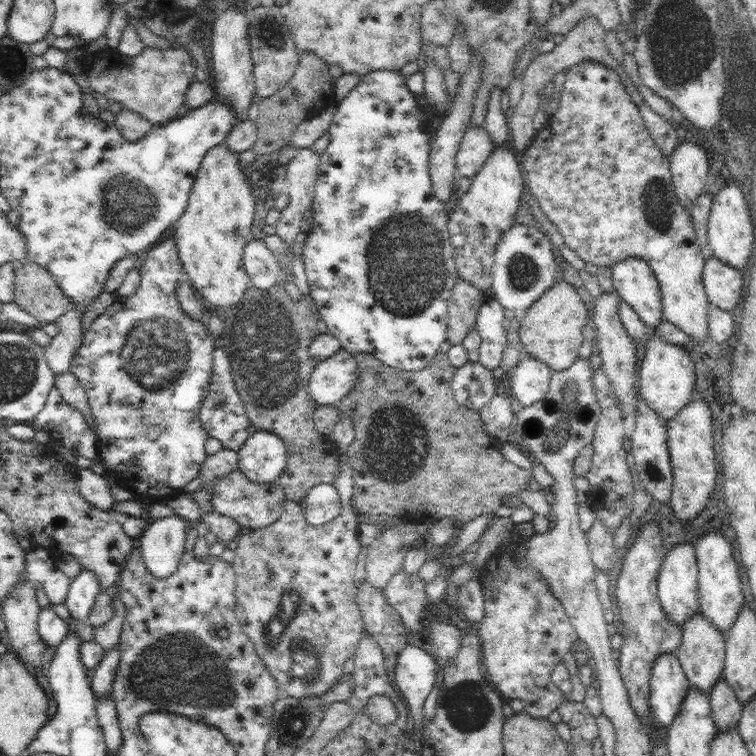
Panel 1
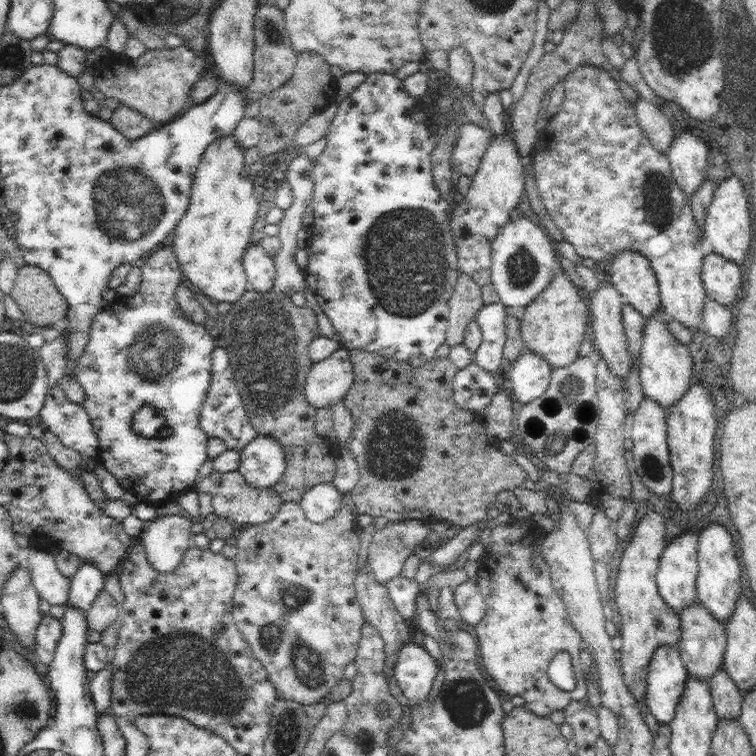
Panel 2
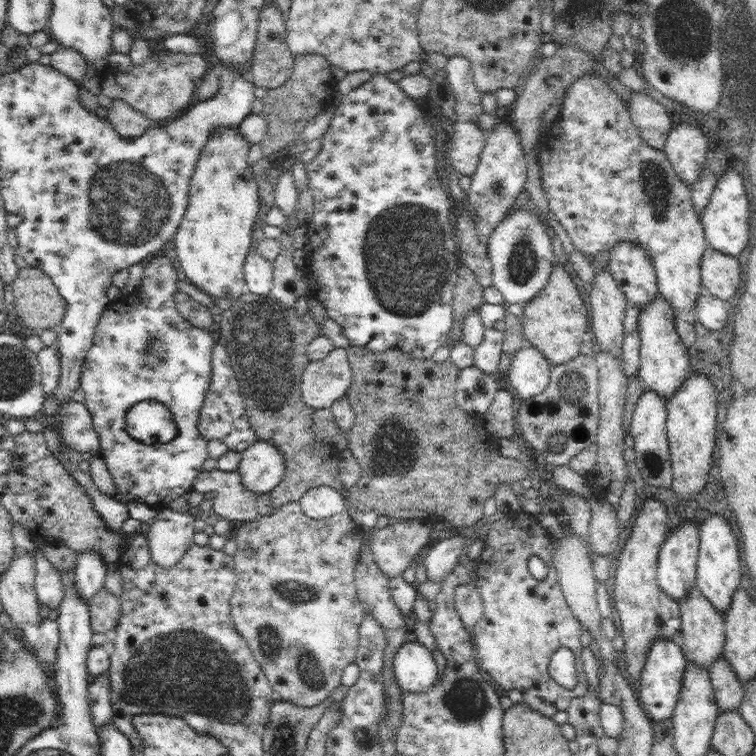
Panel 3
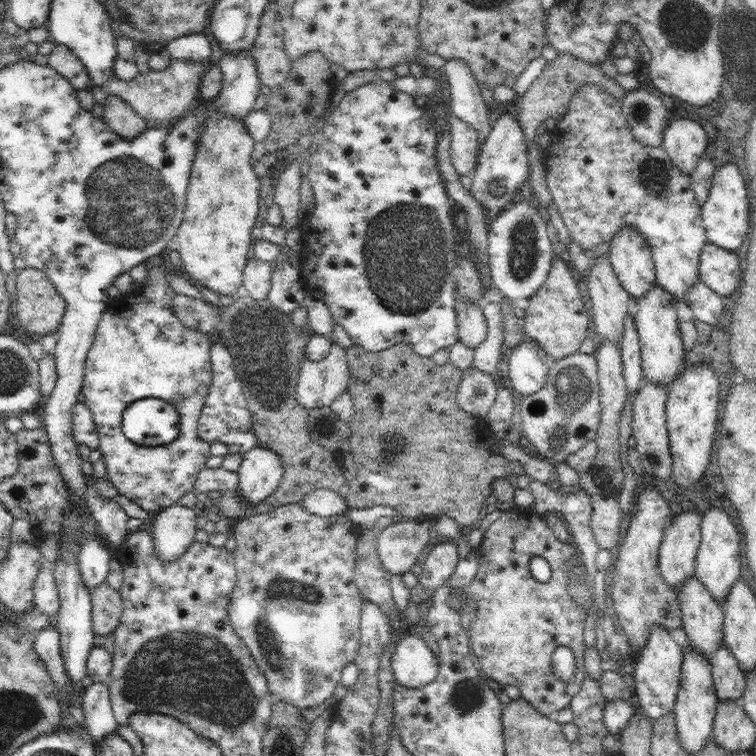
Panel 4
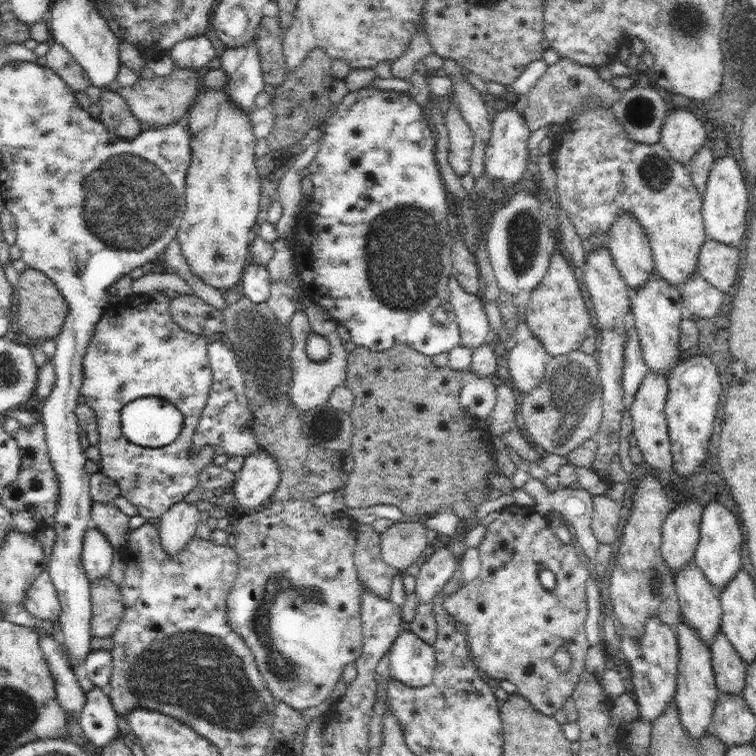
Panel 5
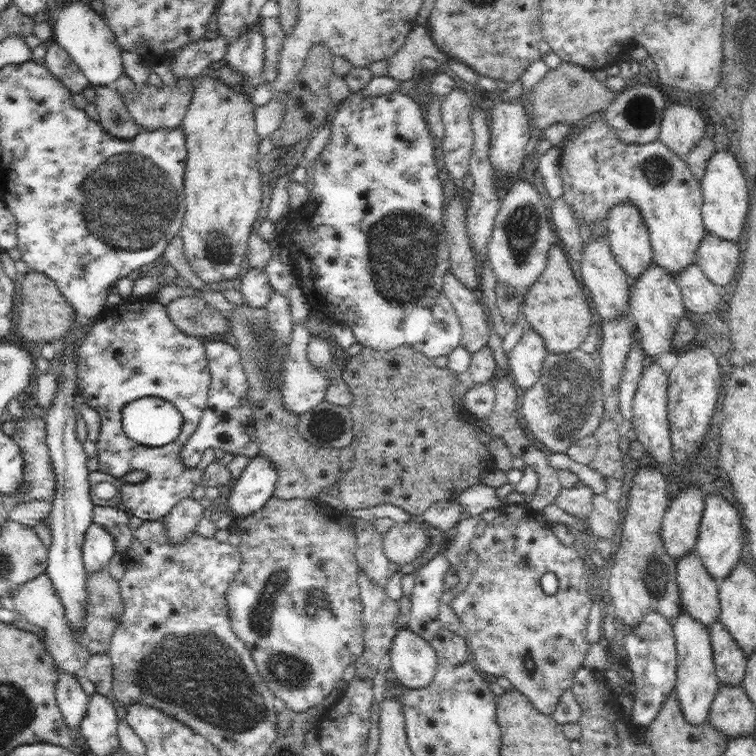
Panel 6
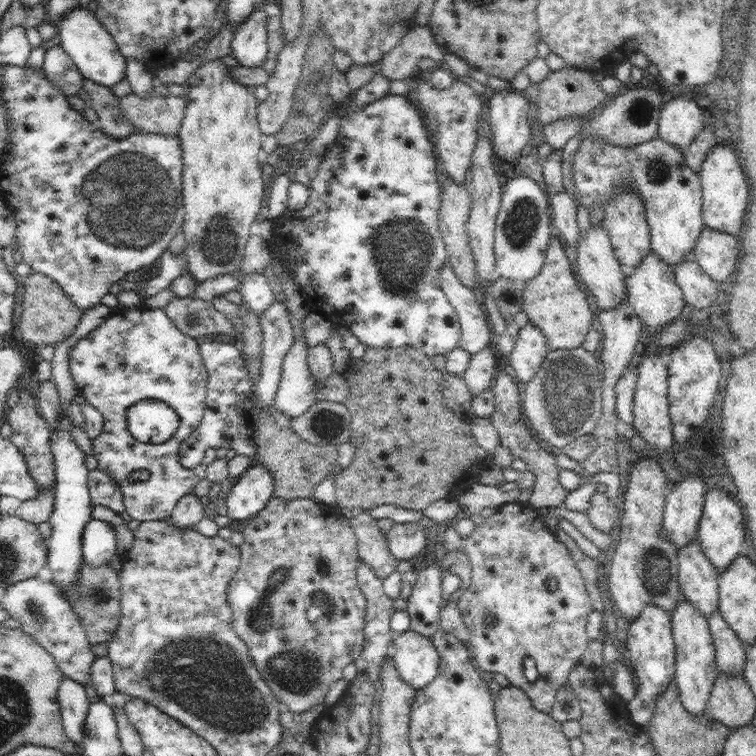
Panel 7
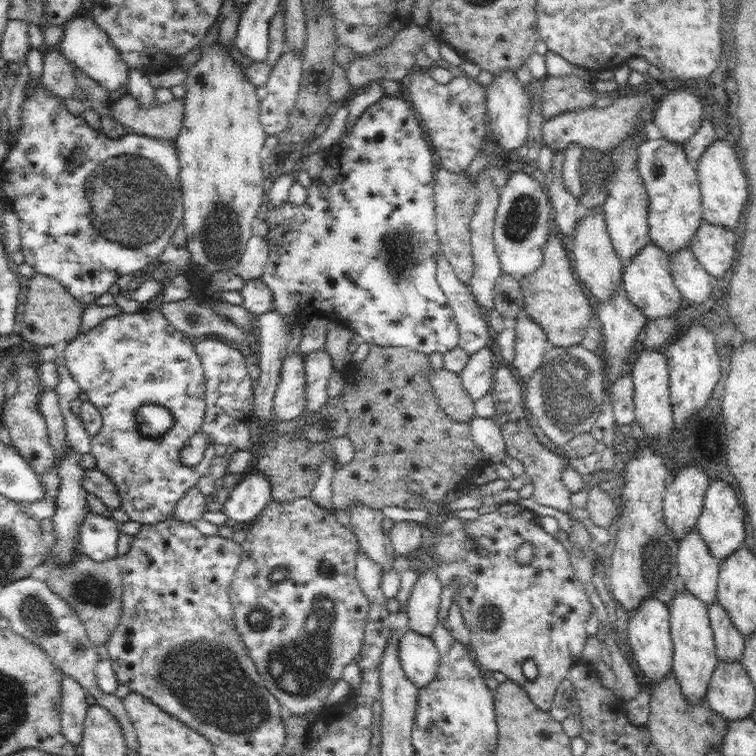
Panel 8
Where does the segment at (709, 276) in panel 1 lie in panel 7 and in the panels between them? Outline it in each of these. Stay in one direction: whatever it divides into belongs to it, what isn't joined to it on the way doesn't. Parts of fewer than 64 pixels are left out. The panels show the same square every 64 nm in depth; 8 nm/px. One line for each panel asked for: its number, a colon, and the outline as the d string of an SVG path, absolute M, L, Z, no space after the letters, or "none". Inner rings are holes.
2: M707 254L701 266L701 282L705 294L723 306L731 306L733 298L741 294L741 274L739 264L721 256L721 254Z
3: M707 246L701 258L701 288L727 302L739 288L739 258Z
4: M707 240L699 256L699 282L705 282L713 292L723 298L731 298L739 288L741 266L737 266L737 254Z
5: M707 238L697 254L697 266L695 270L717 290L725 292L727 296L733 292L737 284L737 264L739 264L739 248L731 244L717 242L713 238Z
6: M705 232L693 262L705 272L711 282L715 282L723 292L727 292L735 282L735 274L739 270L741 246L713 232Z
7: M703 224L703 230L697 236L695 246L691 250L691 258L723 290L723 286L729 284L739 258L737 238L733 234L727 234Z

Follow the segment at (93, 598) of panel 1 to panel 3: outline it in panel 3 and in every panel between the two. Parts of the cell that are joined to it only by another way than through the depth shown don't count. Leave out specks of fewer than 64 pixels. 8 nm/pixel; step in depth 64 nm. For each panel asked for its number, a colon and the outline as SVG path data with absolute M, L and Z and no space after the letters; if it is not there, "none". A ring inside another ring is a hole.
2: M93 562L77 564L75 576L69 578L69 604L81 608L85 614L95 604L97 596L103 592L105 574Z
3: M97 548L81 550L75 558L75 570L77 574L77 586L81 586L81 594L85 596L85 602L93 600L101 588L105 588L105 576L107 576L107 564L101 554L97 554Z

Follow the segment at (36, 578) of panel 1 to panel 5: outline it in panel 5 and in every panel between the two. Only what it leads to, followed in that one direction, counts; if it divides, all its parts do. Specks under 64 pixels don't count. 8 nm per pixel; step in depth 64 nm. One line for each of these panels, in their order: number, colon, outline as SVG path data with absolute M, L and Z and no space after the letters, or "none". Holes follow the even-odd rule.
2: M33 548L29 550L27 562L33 570L33 584L37 586L41 600L51 606L63 606L69 600L69 578L61 576L55 554L51 554L49 550Z
3: M37 550L37 598L49 610L59 610L61 598L65 598L59 570L41 550Z
4: M45 564L41 576L35 584L35 612L49 616L59 616L61 612L61 594L57 590L57 582L53 576L53 566Z
5: M43 572L33 582L33 586L27 590L23 608L25 608L25 612L29 612L29 616L33 620L47 622L53 628L59 626L59 630L61 630L61 616L63 616L61 596L59 596L57 586L53 584L53 578L49 572Z

